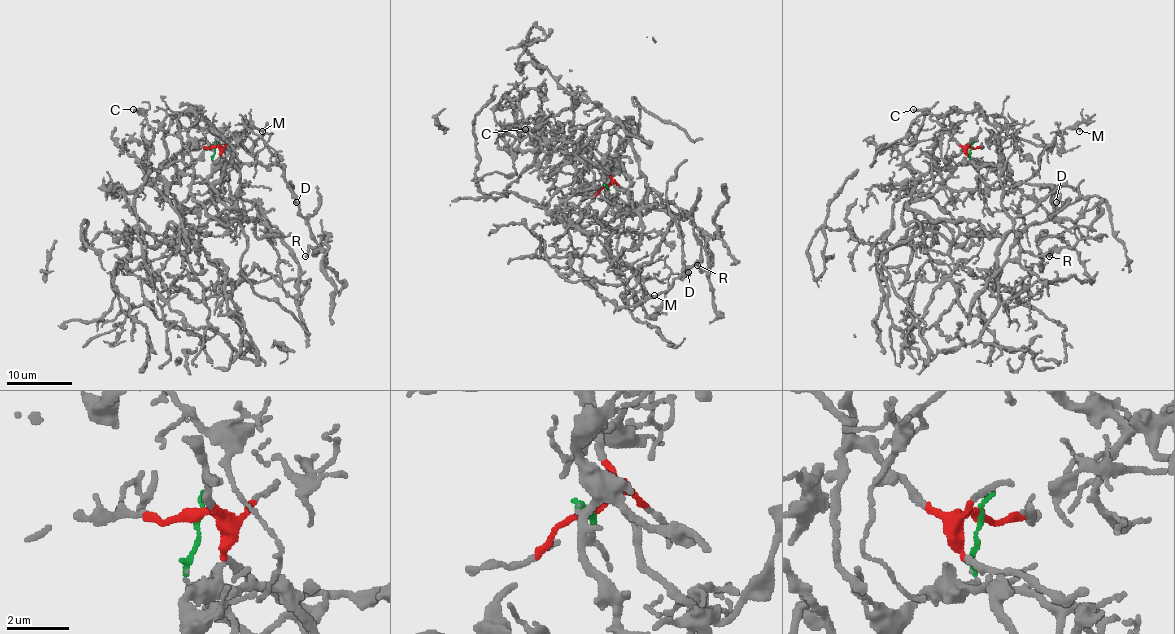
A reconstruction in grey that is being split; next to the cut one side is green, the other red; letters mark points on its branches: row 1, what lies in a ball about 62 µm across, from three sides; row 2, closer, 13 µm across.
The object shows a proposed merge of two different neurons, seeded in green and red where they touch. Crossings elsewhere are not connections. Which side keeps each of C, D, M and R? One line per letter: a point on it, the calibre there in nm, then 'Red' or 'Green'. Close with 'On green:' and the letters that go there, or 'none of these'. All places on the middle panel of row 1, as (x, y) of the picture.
C: Place: (525, 129). Thickness 160 nm. Green
D: Place: (688, 272). Thickness 400 nm. Red
M: Place: (654, 295). Thickness 130 nm. Green
R: Place: (697, 265). Thickness 130 nm. Red
On green: C, M

